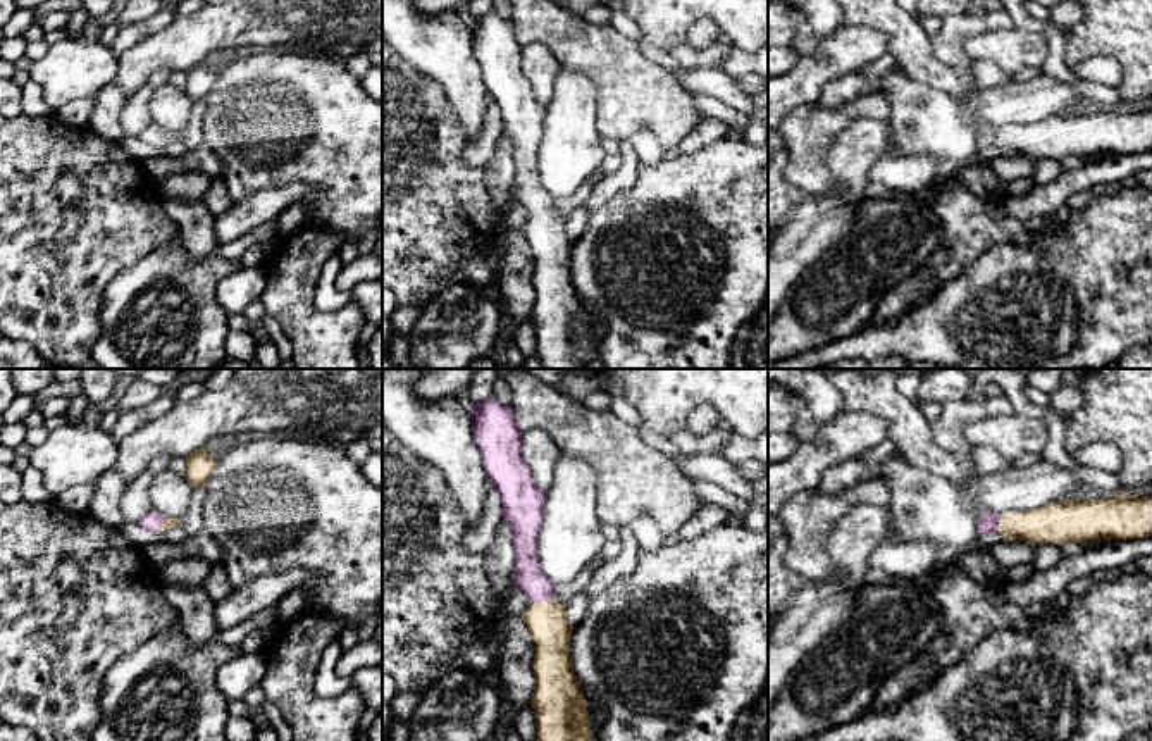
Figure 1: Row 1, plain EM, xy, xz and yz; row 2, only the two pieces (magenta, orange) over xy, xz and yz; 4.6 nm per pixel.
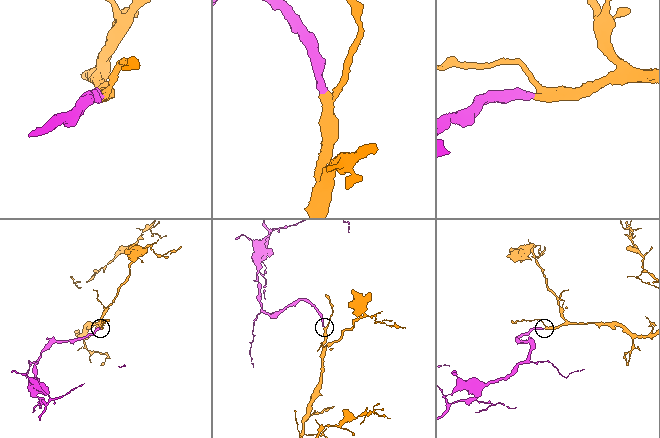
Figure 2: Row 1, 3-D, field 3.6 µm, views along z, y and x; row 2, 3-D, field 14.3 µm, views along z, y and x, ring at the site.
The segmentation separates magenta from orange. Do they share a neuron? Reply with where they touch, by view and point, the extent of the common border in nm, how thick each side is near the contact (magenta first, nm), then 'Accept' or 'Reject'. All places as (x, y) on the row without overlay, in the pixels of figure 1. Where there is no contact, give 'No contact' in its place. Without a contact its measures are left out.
Touches magenta at xz (543, 214). Shared border 110 nm. Thickness 140 nm (magenta) against 190 nm. Accept

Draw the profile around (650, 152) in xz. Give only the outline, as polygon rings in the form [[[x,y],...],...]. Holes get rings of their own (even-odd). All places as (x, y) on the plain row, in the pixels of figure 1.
[[[647,131],[635,133],[629,141],[641,165],[656,165],[675,153],[663,148],[660,141]]]

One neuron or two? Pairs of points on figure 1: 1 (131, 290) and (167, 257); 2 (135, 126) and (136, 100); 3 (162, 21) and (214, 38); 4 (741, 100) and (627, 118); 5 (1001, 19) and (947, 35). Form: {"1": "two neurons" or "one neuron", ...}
{"1": "one neuron", "2": "one neuron", "3": "two neurons", "4": "two neurons", "5": "one neuron"}

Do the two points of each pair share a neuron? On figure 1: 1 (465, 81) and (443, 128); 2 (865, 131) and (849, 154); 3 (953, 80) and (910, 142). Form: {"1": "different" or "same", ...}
{"1": "different", "2": "same", "3": "different"}

